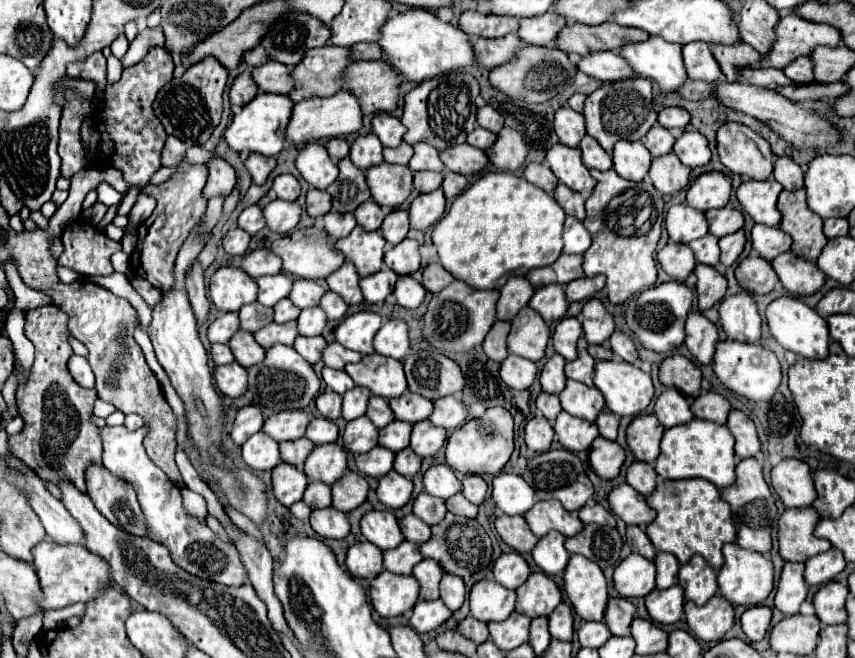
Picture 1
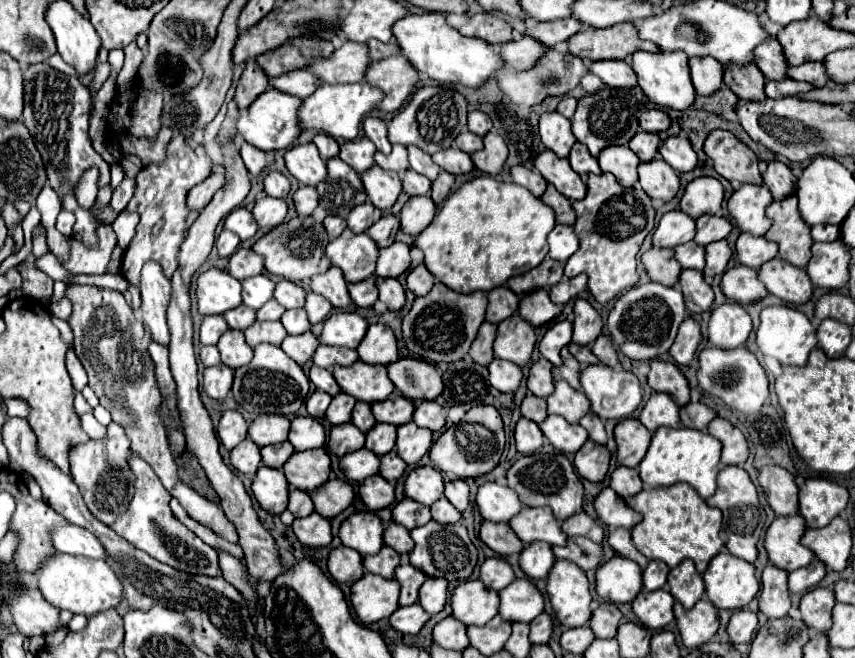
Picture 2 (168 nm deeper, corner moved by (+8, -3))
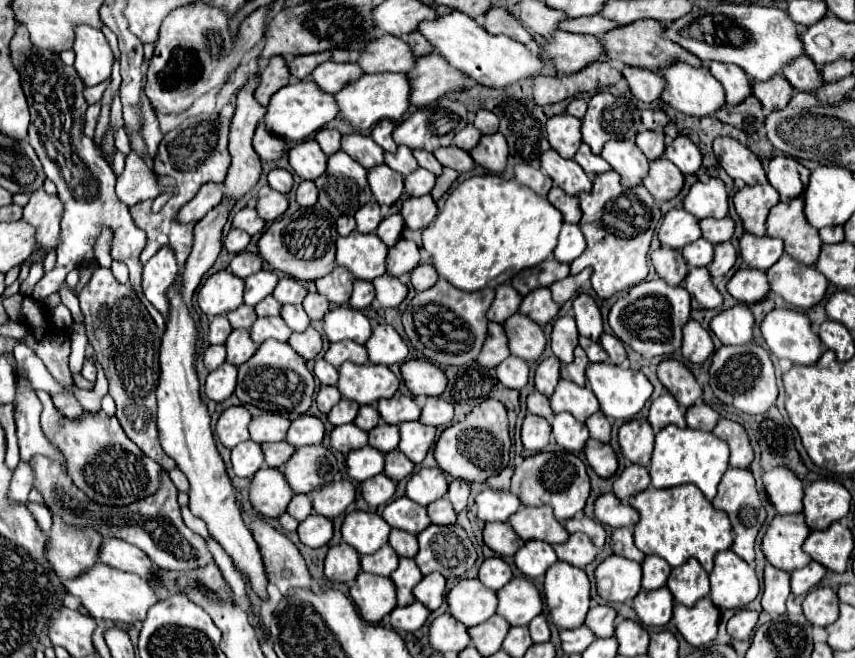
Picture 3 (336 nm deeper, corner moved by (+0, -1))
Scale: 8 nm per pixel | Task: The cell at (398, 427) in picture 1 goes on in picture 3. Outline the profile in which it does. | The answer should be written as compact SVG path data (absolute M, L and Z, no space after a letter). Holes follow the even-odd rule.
M379 424L377 428L369 430L369 446L377 448L379 452L387 454L399 444L399 428L393 424Z

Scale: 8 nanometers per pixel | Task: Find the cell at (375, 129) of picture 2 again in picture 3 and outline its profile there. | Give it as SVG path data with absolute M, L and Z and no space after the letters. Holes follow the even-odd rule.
M381 120L381 122L373 128L373 132L371 132L373 140L375 140L385 152L393 152L393 150L397 150L397 144L395 144L393 138L391 138L393 128L395 128L395 124L393 124L391 120Z

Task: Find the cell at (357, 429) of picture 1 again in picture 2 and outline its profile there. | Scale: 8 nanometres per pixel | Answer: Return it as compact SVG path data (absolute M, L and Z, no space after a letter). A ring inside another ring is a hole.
M351 422L333 426L329 434L329 442L327 442L329 450L339 458L349 452L359 450L363 444L365 444L365 434L359 428L355 428Z

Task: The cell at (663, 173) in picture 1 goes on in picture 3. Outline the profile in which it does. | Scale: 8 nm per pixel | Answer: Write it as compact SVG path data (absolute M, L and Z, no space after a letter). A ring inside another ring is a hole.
M657 158L649 162L649 174L643 178L643 186L655 200L671 200L683 188L683 174L667 158Z

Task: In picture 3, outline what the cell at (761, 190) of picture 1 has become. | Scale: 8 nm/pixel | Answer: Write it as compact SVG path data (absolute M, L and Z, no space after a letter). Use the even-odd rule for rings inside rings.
M771 184L743 186L733 198L735 210L743 222L745 232L751 232L755 236L765 234L767 214L777 202L779 202L779 194Z

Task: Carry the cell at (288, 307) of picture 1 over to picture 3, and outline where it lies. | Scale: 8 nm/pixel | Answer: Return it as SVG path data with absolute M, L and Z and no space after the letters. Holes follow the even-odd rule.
M267 296L255 306L255 312L257 312L257 316L279 316L281 304L275 302L273 296Z

